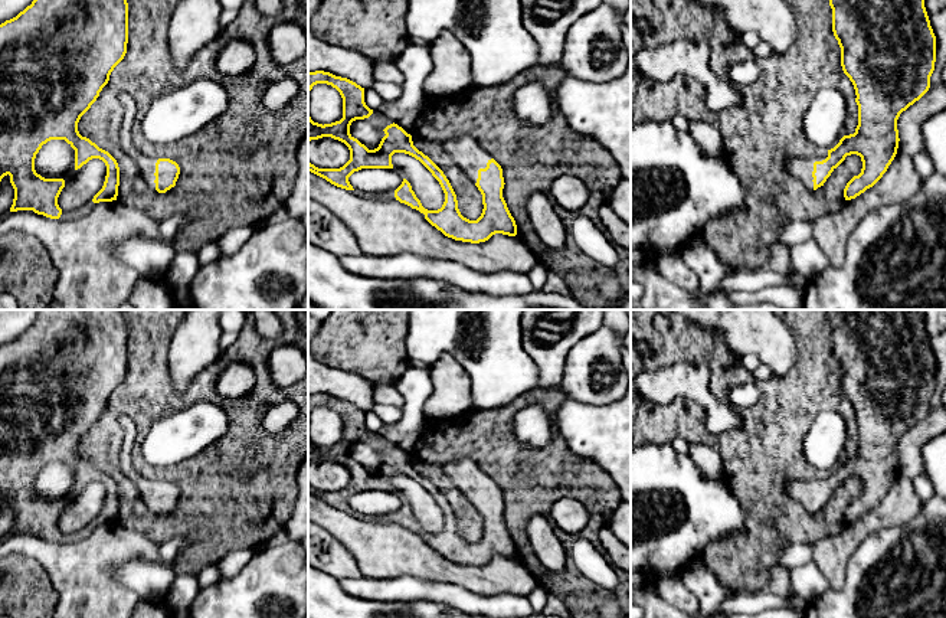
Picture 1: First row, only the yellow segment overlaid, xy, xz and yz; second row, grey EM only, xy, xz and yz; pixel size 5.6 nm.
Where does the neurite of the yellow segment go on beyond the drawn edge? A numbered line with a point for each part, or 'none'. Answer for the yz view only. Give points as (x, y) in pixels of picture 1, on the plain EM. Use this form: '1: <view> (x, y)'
1: yz (801, 491)

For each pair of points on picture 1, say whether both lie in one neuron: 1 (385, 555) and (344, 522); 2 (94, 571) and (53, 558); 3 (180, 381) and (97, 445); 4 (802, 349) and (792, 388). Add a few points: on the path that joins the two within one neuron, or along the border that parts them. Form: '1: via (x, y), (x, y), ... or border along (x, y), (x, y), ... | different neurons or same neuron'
1: via (375, 545), (354, 530) | same neuron
2: via (84, 571), (77, 571), (64, 562) | same neuron
3: border along (166, 356), (170, 383), (180, 392), (203, 370) | different neurons
4: via (802, 359), (802, 378) | same neuron

